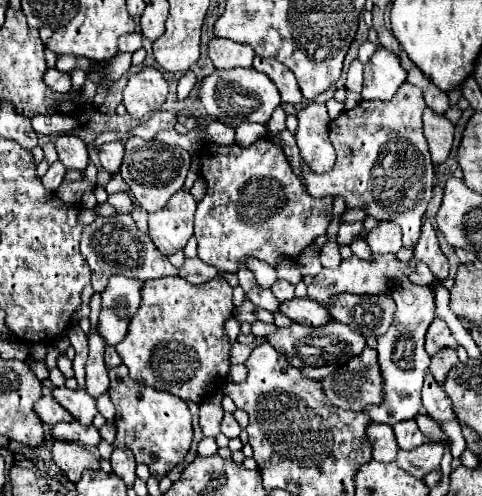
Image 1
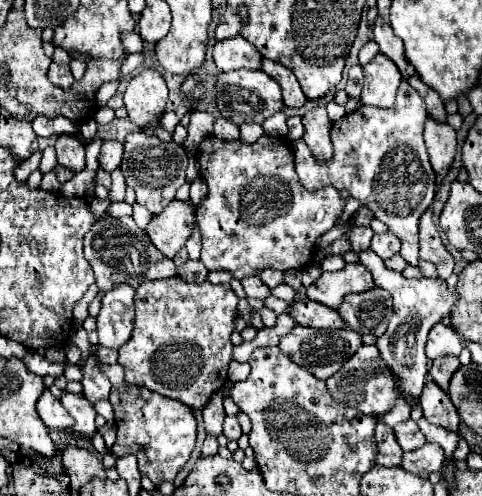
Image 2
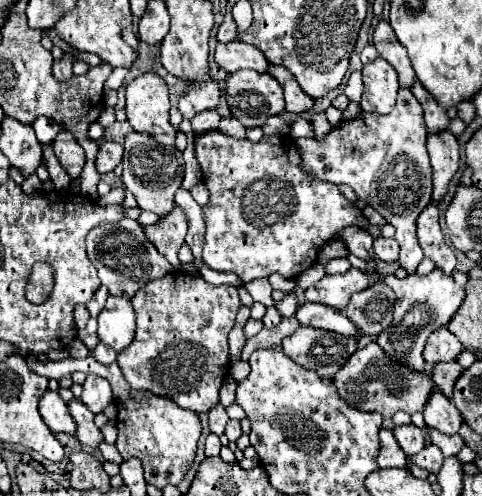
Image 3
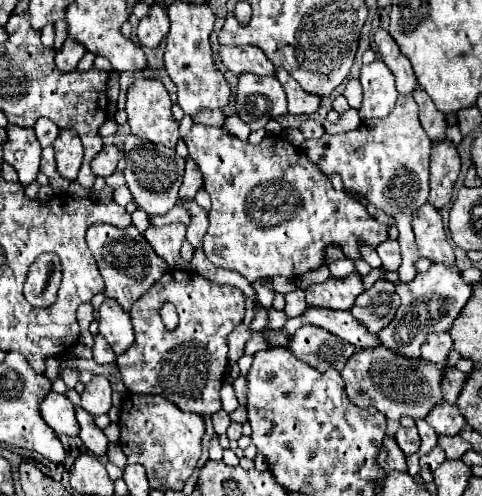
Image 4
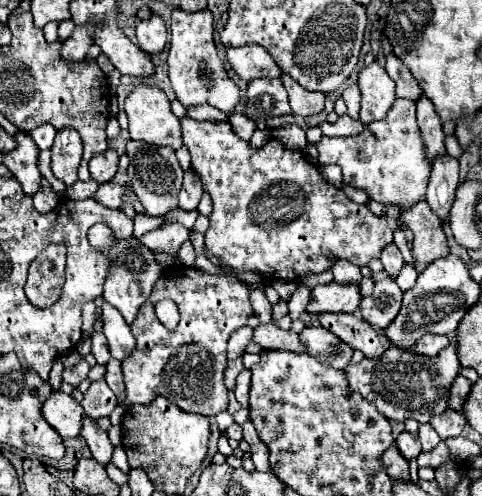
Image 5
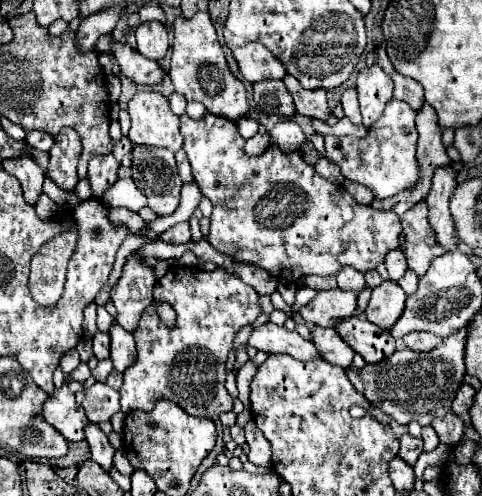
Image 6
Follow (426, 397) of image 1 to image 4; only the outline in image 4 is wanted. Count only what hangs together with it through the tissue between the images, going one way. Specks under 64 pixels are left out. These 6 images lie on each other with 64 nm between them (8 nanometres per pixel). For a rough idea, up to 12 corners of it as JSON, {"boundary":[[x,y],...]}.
{"boundary":[[436,404],[426,422],[446,436],[456,436],[464,416],[454,404]]}

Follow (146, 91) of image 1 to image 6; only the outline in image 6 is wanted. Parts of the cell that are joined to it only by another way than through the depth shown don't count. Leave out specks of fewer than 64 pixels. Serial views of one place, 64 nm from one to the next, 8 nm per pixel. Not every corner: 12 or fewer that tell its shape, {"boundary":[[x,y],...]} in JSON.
{"boundary":[[160,92],[128,102],[134,144],[182,148],[178,116]]}

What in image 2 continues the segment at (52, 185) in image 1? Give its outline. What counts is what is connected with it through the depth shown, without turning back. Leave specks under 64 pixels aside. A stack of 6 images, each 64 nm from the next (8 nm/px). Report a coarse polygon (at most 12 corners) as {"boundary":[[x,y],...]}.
{"boundary":[[54,171],[43,176],[40,188],[49,192],[60,189]]}

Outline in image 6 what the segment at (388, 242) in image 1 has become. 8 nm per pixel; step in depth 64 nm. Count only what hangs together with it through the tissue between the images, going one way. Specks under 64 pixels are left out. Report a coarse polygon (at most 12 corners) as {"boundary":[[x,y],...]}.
{"boundary":[[390,250],[384,258],[390,280],[400,280],[408,270],[400,250]]}

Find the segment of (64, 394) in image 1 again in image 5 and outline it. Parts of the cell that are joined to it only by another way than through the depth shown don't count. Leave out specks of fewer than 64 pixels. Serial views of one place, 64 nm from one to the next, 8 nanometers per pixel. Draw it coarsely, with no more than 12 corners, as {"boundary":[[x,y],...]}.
{"boundary":[[88,416],[80,436],[92,458],[106,466],[114,446],[108,434]]}

